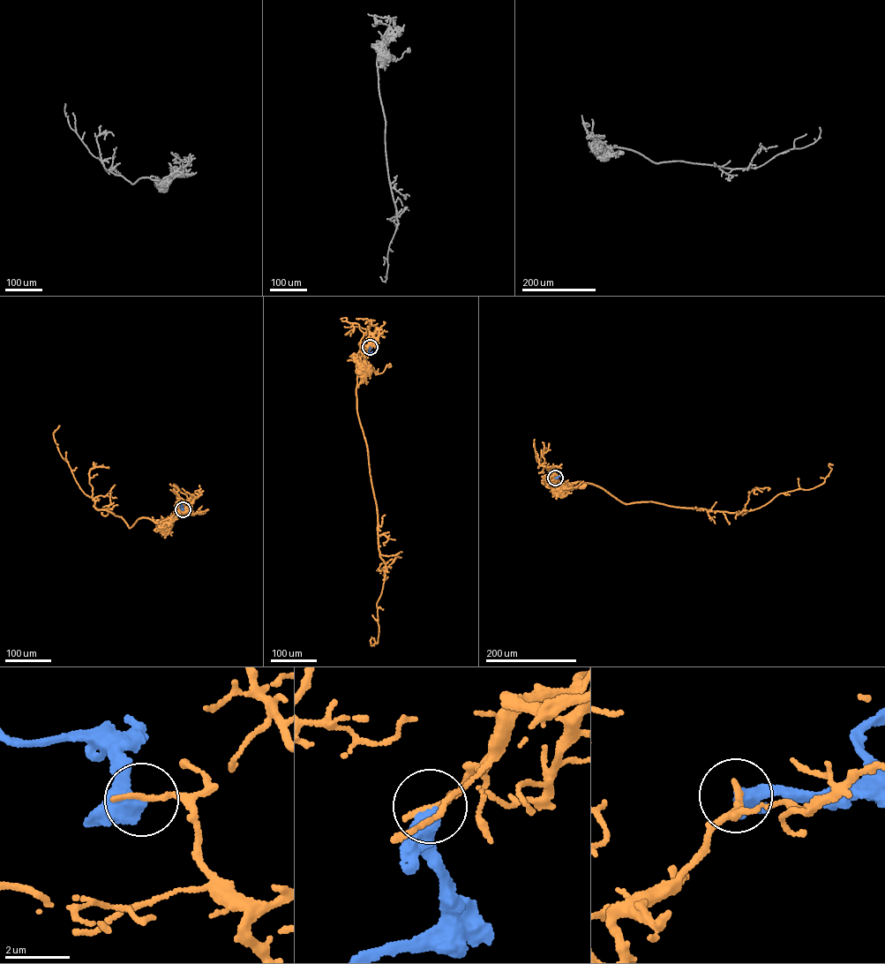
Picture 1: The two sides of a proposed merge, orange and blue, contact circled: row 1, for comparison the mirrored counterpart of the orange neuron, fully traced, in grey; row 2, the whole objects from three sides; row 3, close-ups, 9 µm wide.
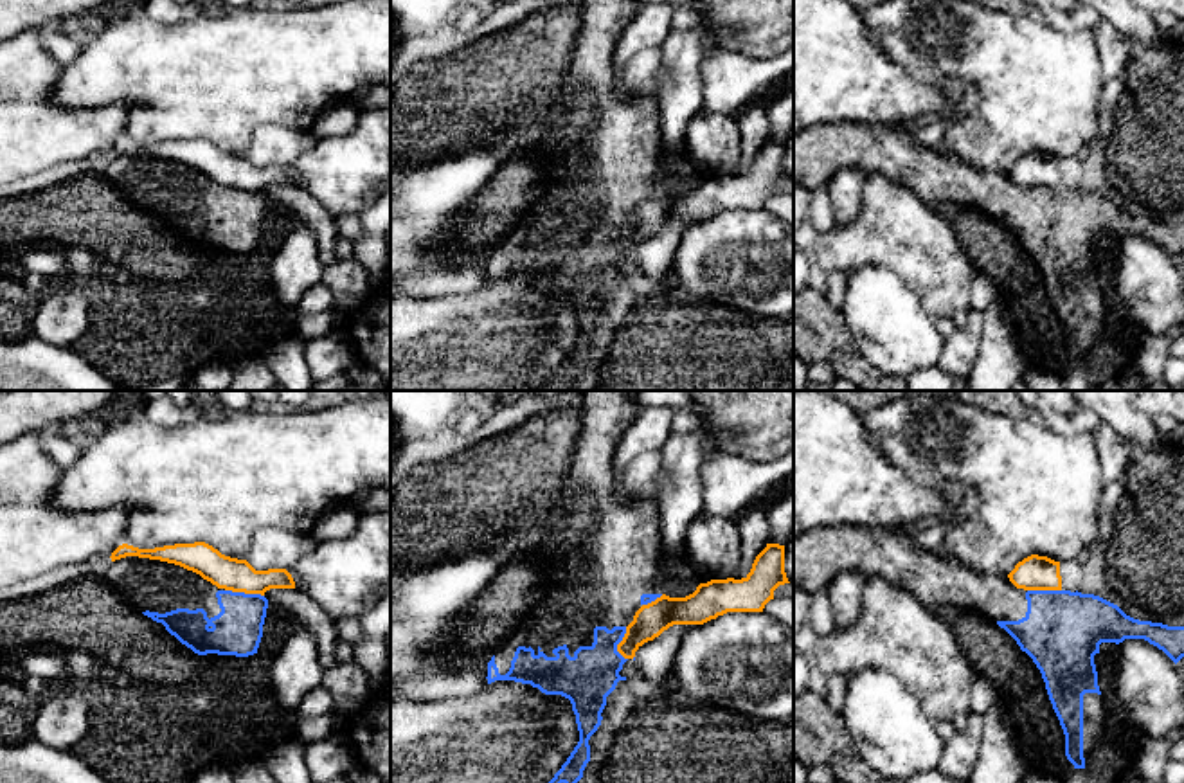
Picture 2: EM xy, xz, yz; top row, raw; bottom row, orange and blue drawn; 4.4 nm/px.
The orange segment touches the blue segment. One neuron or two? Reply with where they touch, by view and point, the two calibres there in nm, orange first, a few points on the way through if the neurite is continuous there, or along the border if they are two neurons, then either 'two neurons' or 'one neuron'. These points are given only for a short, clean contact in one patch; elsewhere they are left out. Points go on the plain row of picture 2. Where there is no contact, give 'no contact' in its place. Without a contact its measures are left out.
contact xy (245, 189); calibres 150 and 220 nm; border xy (225, 186), (263, 193); two neurons

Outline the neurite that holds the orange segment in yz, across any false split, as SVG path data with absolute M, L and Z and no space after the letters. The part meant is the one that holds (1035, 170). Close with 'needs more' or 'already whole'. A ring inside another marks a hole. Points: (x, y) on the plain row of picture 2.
M1031 151L1024 155L1008 175L1024 187L1062 187L1060 158L1047 153Z | already whole

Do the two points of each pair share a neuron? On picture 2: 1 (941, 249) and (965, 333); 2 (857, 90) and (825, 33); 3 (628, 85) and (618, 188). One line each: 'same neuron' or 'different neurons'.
1: different neurons
2: same neuron
3: different neurons

